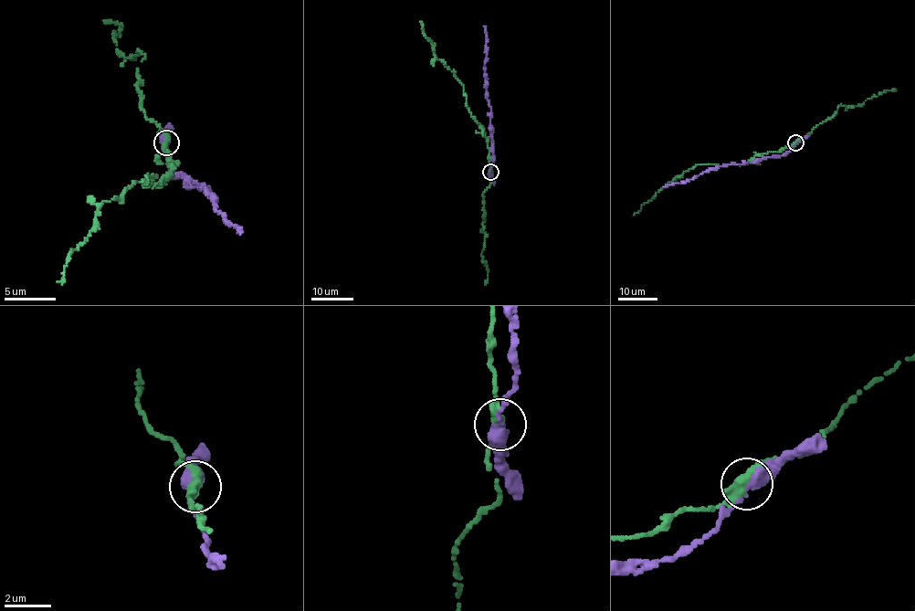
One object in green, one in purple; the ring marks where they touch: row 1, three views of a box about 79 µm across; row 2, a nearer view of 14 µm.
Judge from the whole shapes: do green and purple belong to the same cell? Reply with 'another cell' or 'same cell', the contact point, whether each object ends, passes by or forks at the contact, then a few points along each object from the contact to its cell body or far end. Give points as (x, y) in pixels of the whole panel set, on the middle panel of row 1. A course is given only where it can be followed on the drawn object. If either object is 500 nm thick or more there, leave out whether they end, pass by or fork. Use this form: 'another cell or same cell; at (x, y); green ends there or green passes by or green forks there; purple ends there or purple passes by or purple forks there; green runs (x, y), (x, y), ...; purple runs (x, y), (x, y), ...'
another cell; at (490, 172); green passes by; purple passes by; green runs (490, 172), (488, 139), (467, 105), (463, 85), (443, 60), (436, 58), (419, 21); purple runs (490, 172), (492, 129), (486, 84), (485, 26)

